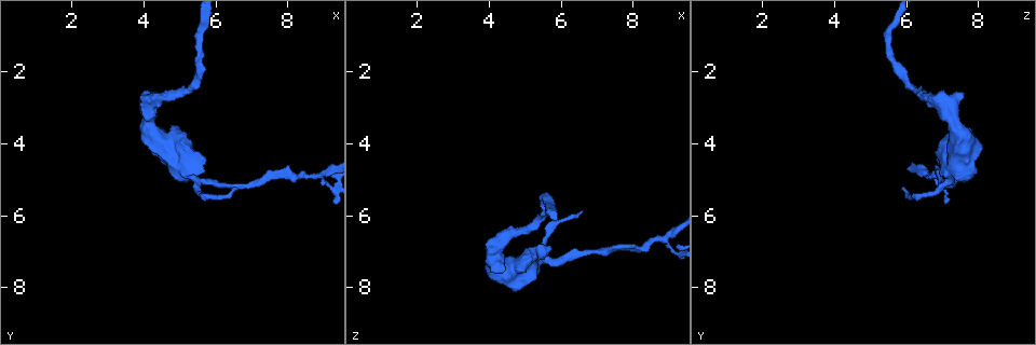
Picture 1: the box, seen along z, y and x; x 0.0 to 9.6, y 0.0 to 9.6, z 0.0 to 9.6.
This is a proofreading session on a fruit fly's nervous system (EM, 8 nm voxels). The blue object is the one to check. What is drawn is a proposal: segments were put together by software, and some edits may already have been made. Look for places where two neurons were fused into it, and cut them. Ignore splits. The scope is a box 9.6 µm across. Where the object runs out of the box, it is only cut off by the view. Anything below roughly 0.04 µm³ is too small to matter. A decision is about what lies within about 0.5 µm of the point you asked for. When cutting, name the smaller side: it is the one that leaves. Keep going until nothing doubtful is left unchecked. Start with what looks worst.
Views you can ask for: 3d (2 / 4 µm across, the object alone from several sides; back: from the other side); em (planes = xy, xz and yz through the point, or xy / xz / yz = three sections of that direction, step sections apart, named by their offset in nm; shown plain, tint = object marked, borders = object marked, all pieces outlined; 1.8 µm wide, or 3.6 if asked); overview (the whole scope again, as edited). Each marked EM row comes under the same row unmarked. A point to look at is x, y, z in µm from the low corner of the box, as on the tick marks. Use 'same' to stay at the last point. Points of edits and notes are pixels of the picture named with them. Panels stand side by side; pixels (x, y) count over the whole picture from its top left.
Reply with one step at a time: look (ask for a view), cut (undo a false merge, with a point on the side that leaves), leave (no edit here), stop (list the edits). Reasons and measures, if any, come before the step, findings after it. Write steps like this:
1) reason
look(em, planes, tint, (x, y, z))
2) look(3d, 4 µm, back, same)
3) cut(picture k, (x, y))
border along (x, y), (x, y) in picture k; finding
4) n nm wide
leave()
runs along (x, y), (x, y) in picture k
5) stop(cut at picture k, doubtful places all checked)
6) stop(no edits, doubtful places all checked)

sudden change in width
look(3d, 4 µm, (5.75, 5.05, 7.30))

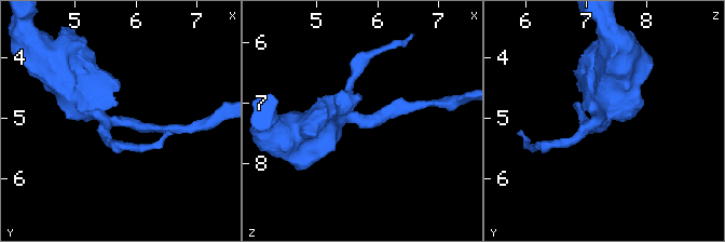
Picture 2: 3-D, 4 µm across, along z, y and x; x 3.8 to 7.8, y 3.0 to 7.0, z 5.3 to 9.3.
look(em, yz, step 4, tint, (5.65, 5.05, 7.25))

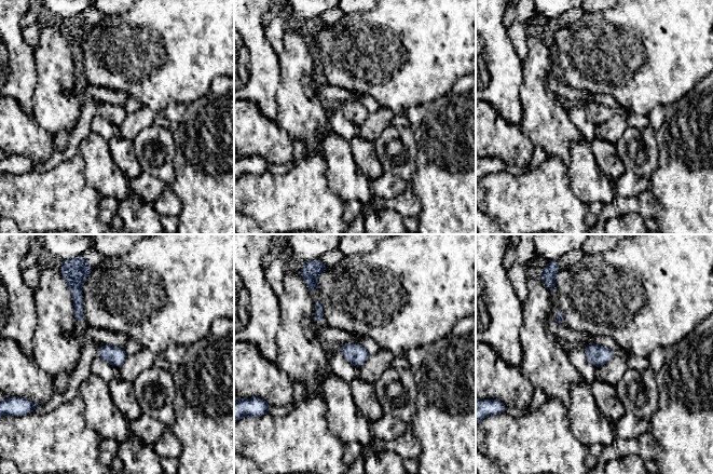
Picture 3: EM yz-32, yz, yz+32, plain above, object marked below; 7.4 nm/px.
another direction
look(em, planes, tint, same)

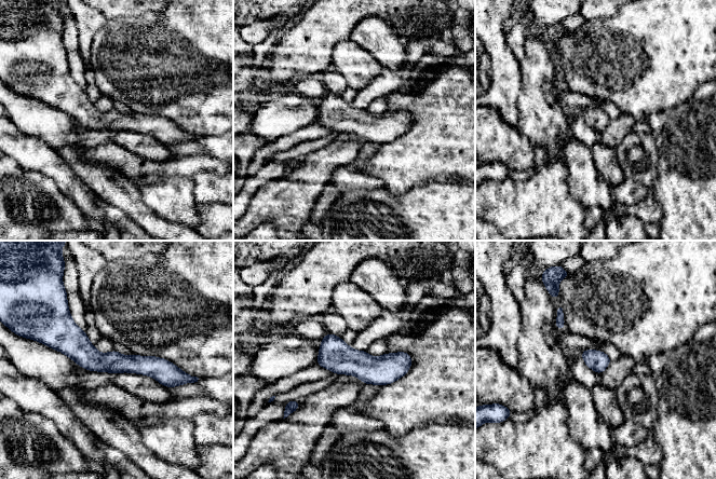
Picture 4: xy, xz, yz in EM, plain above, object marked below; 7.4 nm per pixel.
leave()
runs along (51, 342), (176, 373) in picture 4; all the same neuron

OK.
abrupt turn
look(em, xz, step 4, tint, (8.80, 4.90, 6.65))

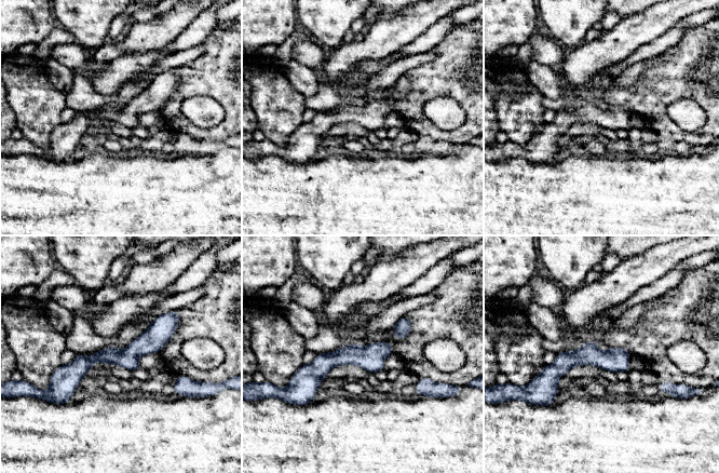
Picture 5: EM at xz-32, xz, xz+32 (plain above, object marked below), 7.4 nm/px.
look(em, planes, tint, same)

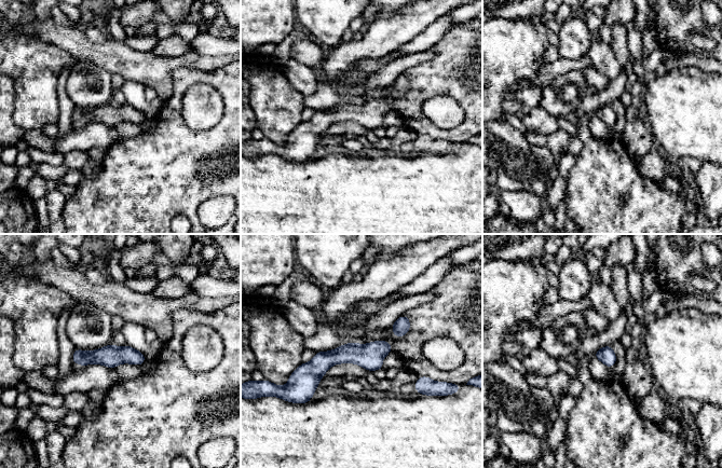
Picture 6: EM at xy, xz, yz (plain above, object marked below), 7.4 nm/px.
leave()
runs along (389, 347), (299, 371) in picture 6; continuous, no second neuron

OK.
a fork
look(em, 3.6 µm, xz, step 4, borders, (4.10, 3.05, 7.15))

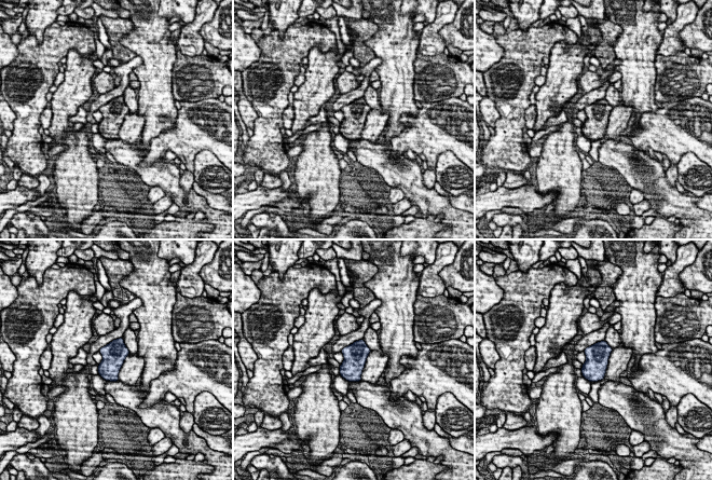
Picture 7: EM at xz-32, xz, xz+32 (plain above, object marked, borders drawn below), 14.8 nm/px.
leave()
one neuron here

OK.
stop(no edits, doubtful places all checked)

